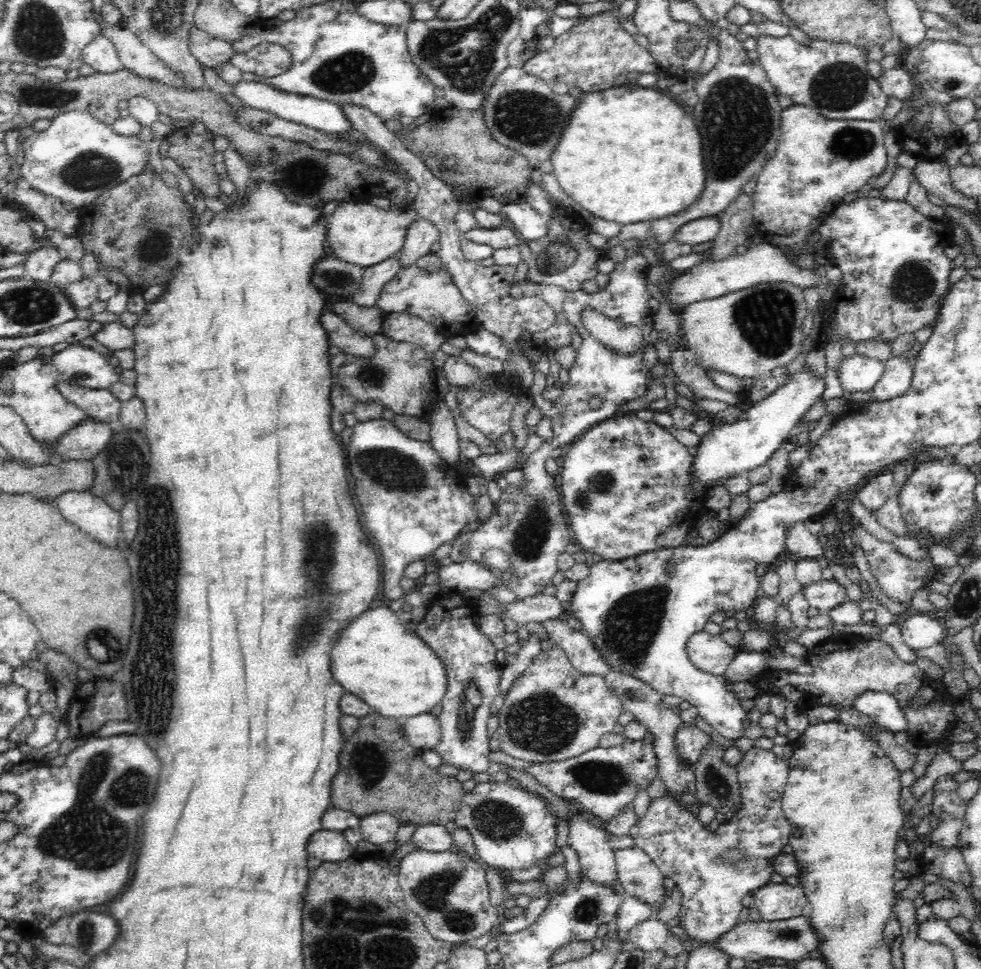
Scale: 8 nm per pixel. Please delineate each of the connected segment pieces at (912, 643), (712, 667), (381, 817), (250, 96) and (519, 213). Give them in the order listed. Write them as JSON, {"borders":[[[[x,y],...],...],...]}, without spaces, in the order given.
{"borders":[[[[914,614],[900,624],[900,630],[902,630],[902,640],[912,650],[942,644],[946,636],[944,622],[934,614]]],[[[698,632],[688,640],[688,656],[690,662],[708,674],[714,676],[724,676],[726,670],[730,668],[732,660],[738,656],[740,648],[730,646],[728,642],[722,640],[722,636],[712,636],[708,632]]],[[[390,812],[370,814],[370,816],[362,818],[362,824],[360,824],[362,840],[368,840],[376,846],[384,846],[396,838],[396,832],[400,826],[402,826],[402,822],[398,822],[394,818],[394,814],[390,814]]],[[[236,82],[232,84],[232,90],[234,90],[234,96],[238,96],[248,108],[256,108],[256,110],[262,110],[262,112],[270,112],[272,116],[276,118],[282,118],[282,120],[288,120],[288,122],[296,122],[296,124],[304,124],[304,126],[310,126],[310,128],[316,128],[320,132],[326,132],[326,134],[338,134],[338,132],[350,132],[354,130],[342,108],[334,102],[326,102],[326,100],[320,100],[320,98],[310,98],[310,96],[300,96],[300,94],[288,94],[288,92],[282,92],[274,86],[268,86],[268,84],[256,84],[256,82]]],[[[520,200],[516,204],[506,204],[502,212],[512,222],[514,230],[520,234],[524,242],[534,242],[548,234],[548,218],[538,214],[526,200]]]]}

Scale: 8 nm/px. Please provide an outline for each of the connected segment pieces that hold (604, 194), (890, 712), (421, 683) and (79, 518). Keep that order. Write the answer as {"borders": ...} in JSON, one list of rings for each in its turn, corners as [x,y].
{"borders":[[[[626,84],[624,86],[612,86],[612,88],[602,90],[602,92],[590,92],[590,94],[586,94],[580,88],[572,86],[572,88],[568,88],[568,94],[578,100],[578,106],[576,106],[576,110],[574,110],[574,114],[572,114],[572,118],[570,118],[570,122],[568,122],[568,126],[566,126],[566,130],[564,130],[558,146],[556,146],[556,150],[554,150],[554,154],[552,154],[552,164],[554,164],[554,176],[556,176],[558,184],[560,184],[560,188],[570,198],[574,198],[582,208],[586,208],[588,212],[592,212],[598,218],[606,218],[610,222],[618,222],[622,226],[628,226],[628,224],[638,224],[638,222],[660,220],[660,218],[670,216],[674,212],[682,212],[684,208],[688,208],[694,202],[698,202],[698,198],[706,190],[706,182],[704,182],[706,176],[704,176],[704,170],[702,170],[702,156],[700,156],[700,152],[704,148],[700,144],[702,136],[698,132],[698,126],[692,122],[694,118],[688,116],[690,110],[684,108],[684,106],[678,108],[672,102],[674,96],[668,98],[668,96],[662,96],[660,92],[656,92],[656,88],[634,88],[634,86],[626,86]]],[[[864,692],[854,700],[854,710],[870,716],[876,724],[886,726],[892,732],[906,732],[910,716],[896,696],[890,692]]],[[[388,606],[366,610],[366,614],[360,614],[340,636],[338,644],[332,650],[332,674],[338,684],[344,686],[344,692],[358,696],[366,704],[370,704],[372,712],[382,714],[384,718],[396,718],[396,720],[408,720],[418,718],[420,714],[430,712],[436,704],[442,702],[446,690],[448,690],[448,676],[446,666],[442,664],[442,658],[434,654],[434,650],[422,642],[420,636],[406,632],[396,616]]],[[[66,492],[52,504],[62,512],[66,522],[78,526],[78,530],[104,546],[118,546],[118,534],[122,534],[122,530],[118,530],[118,526],[122,526],[122,512],[110,508],[102,498],[90,492]]]]}

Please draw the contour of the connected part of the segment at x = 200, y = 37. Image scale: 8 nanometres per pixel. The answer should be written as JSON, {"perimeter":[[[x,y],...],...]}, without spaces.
{"perimeter":[[[192,28],[190,30],[190,54],[198,60],[202,68],[216,68],[222,64],[230,64],[234,58],[234,48],[228,42],[218,38],[210,38],[210,34]]]}

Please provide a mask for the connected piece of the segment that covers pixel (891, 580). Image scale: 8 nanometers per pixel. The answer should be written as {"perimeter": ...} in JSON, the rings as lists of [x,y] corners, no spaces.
{"perimeter":[[[860,524],[854,528],[852,532],[852,544],[858,546],[866,552],[866,558],[868,558],[868,564],[870,564],[870,570],[872,574],[876,576],[878,584],[880,584],[880,590],[884,590],[884,594],[896,604],[908,604],[908,600],[912,600],[912,594],[922,586],[926,588],[926,580],[930,578],[930,572],[928,568],[932,566],[932,560],[926,558],[926,560],[908,560],[906,556],[898,554],[894,550],[892,544],[886,544],[886,542],[880,542],[878,538],[874,538],[872,534],[868,534]]]}

